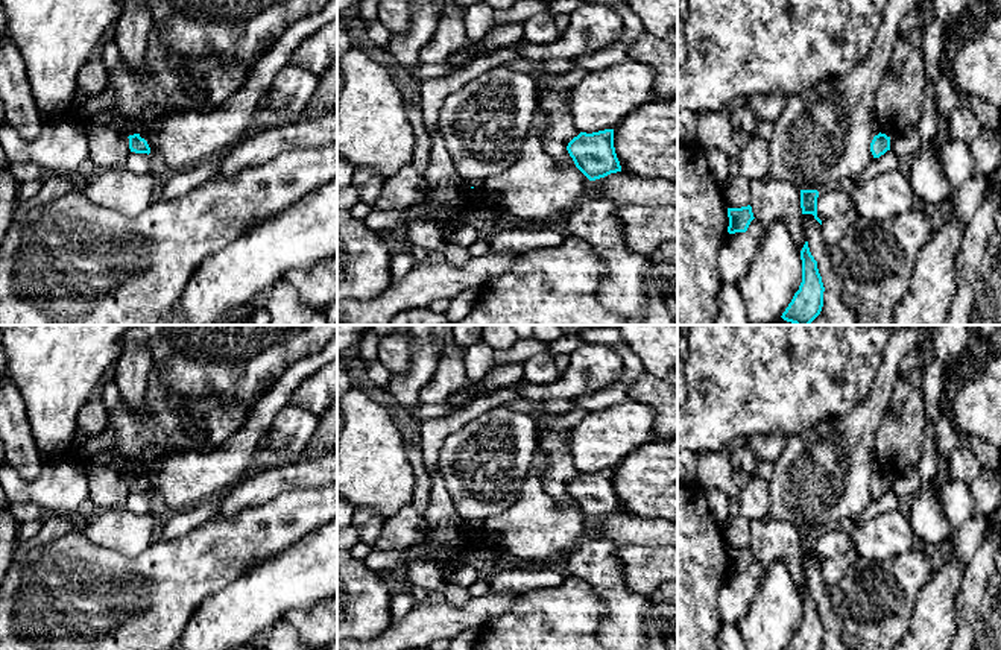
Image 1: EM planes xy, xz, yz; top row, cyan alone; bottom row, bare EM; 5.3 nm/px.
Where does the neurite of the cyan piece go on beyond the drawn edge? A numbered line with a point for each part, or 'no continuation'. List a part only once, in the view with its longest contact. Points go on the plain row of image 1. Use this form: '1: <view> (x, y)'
no continuation

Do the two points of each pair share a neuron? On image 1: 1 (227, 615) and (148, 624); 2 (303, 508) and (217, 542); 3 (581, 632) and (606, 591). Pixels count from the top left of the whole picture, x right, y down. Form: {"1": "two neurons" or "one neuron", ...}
{"1": "two neurons", "2": "one neuron", "3": "two neurons"}

